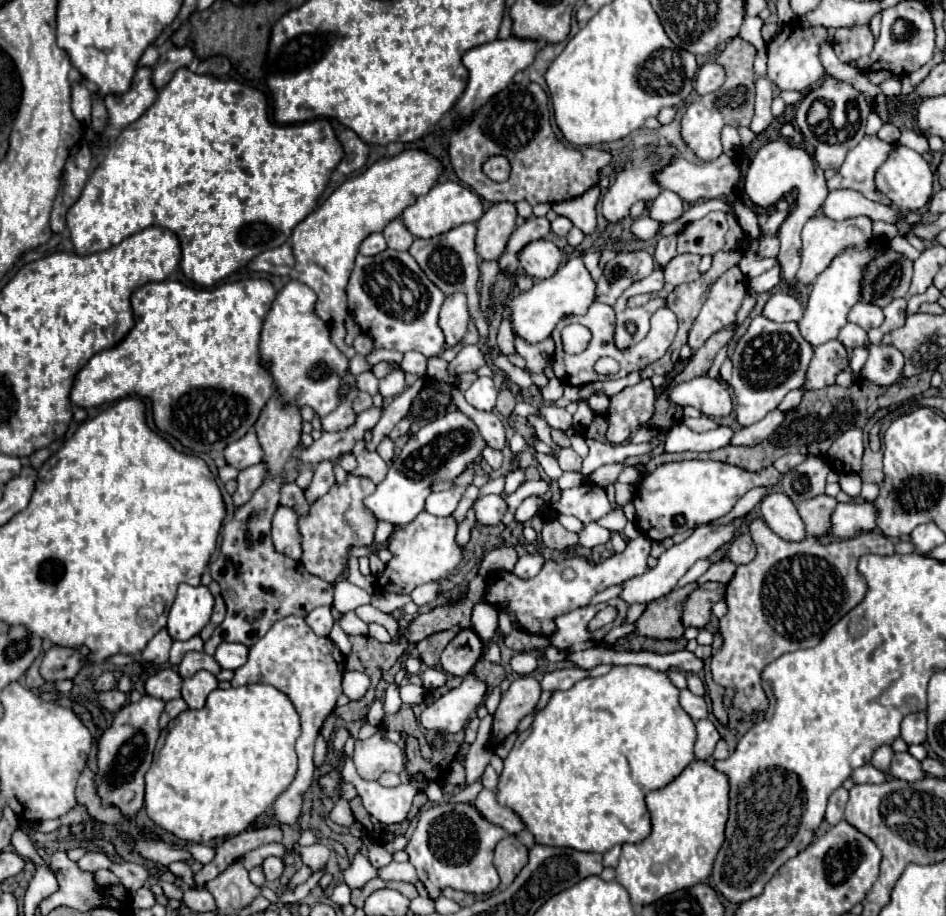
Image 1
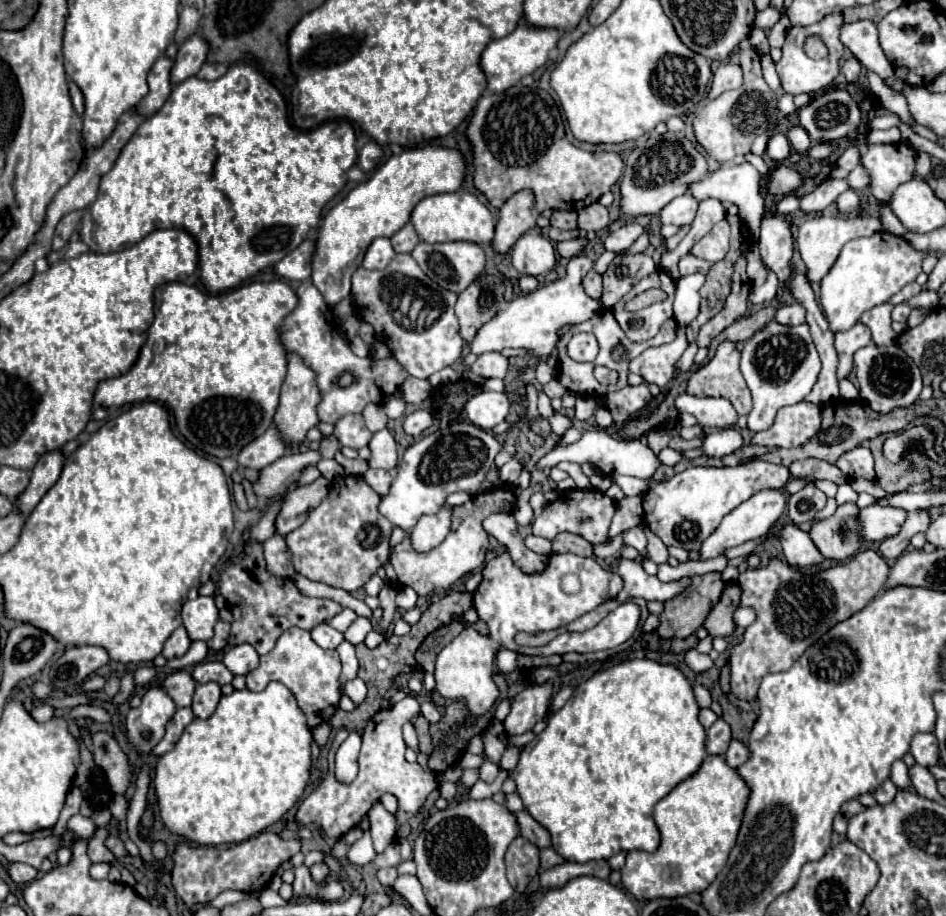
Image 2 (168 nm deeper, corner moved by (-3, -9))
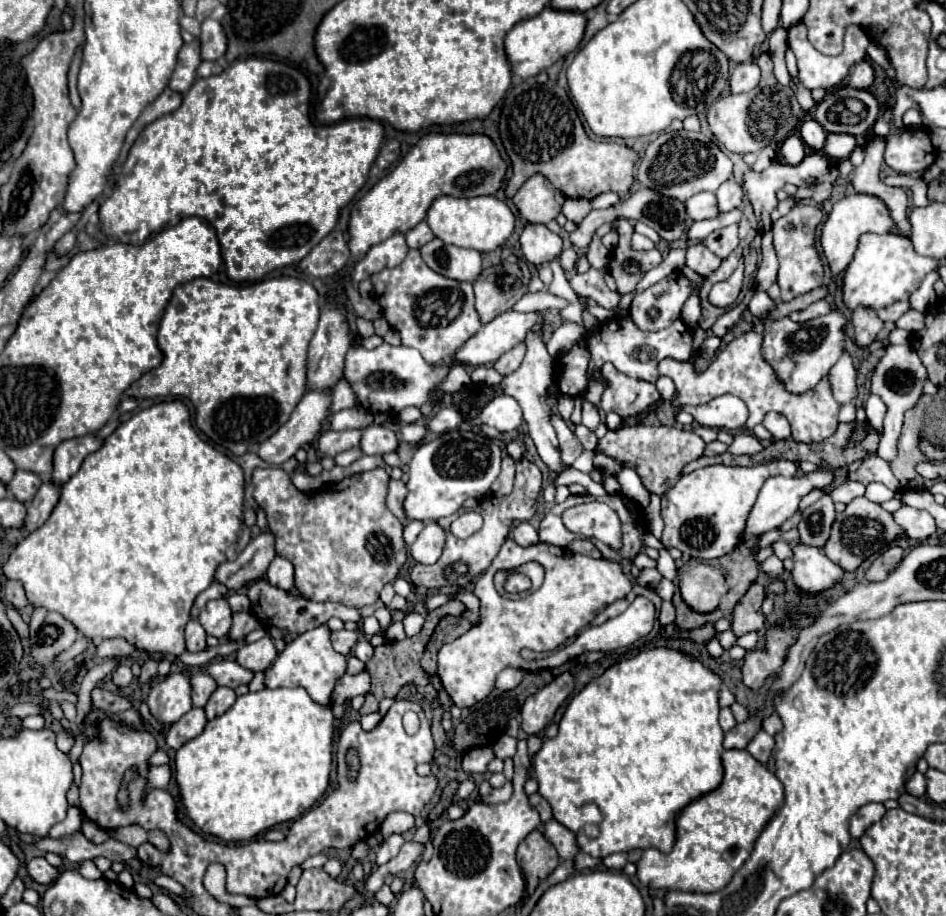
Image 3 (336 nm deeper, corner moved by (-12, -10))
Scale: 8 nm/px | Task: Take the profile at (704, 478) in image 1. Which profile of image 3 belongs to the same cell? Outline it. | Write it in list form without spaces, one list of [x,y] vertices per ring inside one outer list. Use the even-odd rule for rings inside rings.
[[[772,460],[748,468],[718,464],[680,476],[680,480],[666,494],[662,494],[662,544],[666,548],[678,548],[698,560],[730,554],[740,542],[746,516],[756,502],[758,490],[766,478],[778,474],[796,476],[796,464],[788,460]]]

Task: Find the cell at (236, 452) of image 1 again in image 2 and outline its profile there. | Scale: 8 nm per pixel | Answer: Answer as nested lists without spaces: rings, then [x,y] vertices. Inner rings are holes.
[[[271,425],[261,437],[251,441],[243,451],[239,453],[239,465],[241,467],[253,467],[253,469],[263,469],[271,463],[275,463],[279,457],[285,455],[287,443],[283,441],[277,425]]]

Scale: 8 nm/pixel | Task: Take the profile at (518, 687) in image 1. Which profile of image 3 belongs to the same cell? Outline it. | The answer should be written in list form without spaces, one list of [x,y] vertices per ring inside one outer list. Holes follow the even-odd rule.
[[[568,672],[556,676],[548,686],[528,696],[522,706],[522,730],[526,734],[542,732],[554,718],[558,706],[572,694],[574,680]]]

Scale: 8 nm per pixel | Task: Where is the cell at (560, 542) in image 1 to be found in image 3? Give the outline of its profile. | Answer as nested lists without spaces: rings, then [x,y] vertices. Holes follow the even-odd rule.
[[[576,538],[568,548],[572,552],[576,552],[576,554],[586,554],[586,556],[592,556],[592,558],[602,558],[600,552],[598,552],[598,548],[588,538]]]

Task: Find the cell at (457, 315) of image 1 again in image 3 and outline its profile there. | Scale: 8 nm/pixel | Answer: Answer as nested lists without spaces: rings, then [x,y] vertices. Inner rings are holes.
[[[516,258],[516,266],[500,264],[482,270],[482,274],[474,282],[474,306],[480,316],[480,322],[486,324],[502,312],[510,310],[524,296],[528,280],[530,268],[524,258]]]

